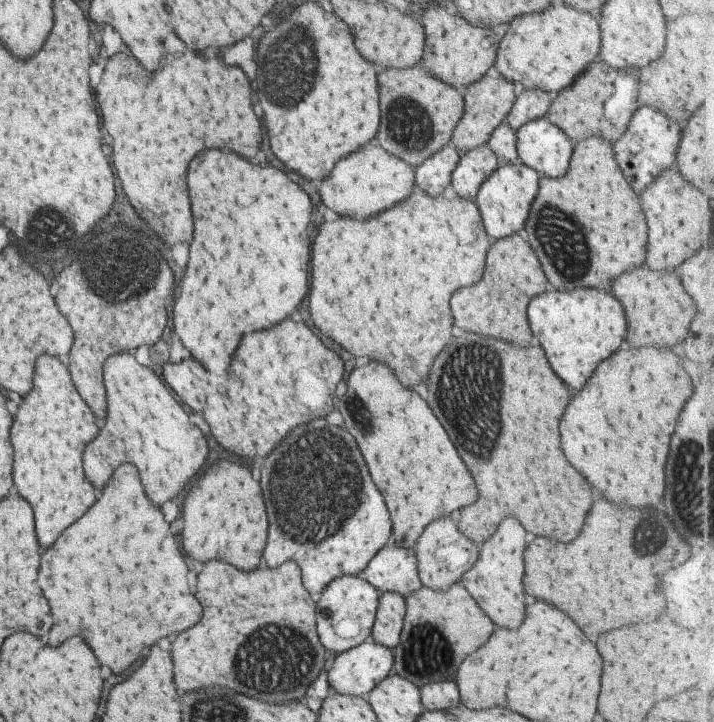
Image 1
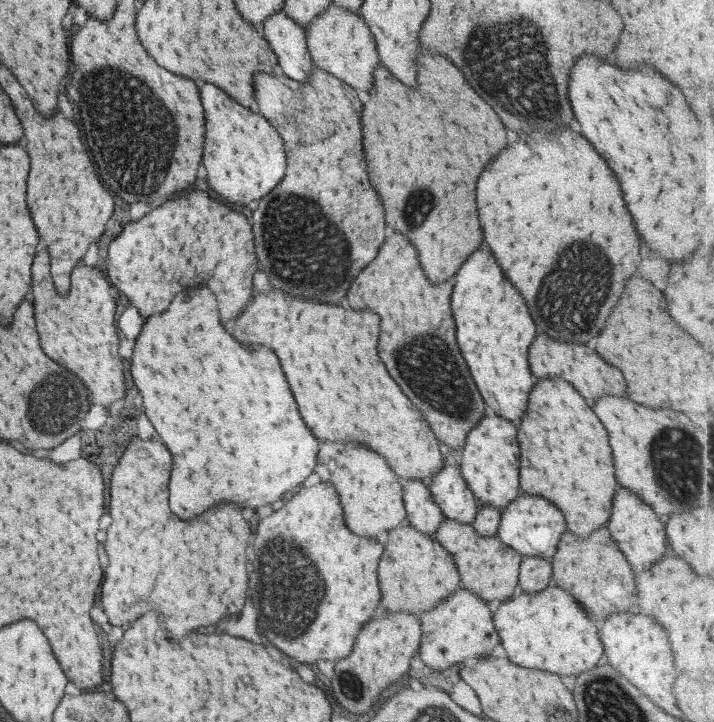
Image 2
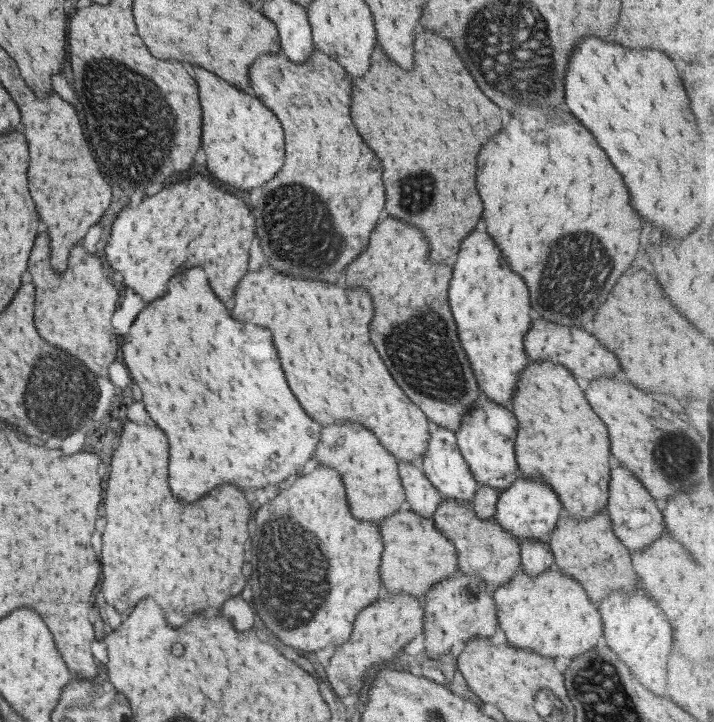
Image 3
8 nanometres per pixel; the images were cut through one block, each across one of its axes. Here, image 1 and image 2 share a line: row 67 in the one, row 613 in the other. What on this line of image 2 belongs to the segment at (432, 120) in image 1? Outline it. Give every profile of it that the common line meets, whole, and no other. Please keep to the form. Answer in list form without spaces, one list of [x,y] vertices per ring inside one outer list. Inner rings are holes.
[[[408,522],[387,532],[387,542],[378,568],[376,576],[381,588],[381,606],[385,610],[407,610],[411,614],[419,614],[434,608],[441,598],[449,596],[460,586],[453,557],[433,536],[413,530]]]

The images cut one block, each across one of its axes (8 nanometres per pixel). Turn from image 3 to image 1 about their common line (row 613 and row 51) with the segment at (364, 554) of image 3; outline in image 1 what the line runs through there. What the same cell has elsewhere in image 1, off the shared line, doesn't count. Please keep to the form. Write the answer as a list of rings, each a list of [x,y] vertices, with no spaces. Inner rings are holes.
[[[315,2],[299,4],[273,30],[261,36],[255,56],[261,84],[257,84],[257,70],[253,84],[265,118],[267,142],[271,152],[289,170],[301,174],[307,180],[325,178],[337,160],[349,156],[349,152],[369,142],[369,138],[375,134],[381,116],[377,106],[375,68],[363,60],[361,54],[357,54],[349,28],[333,12],[323,12]]]

